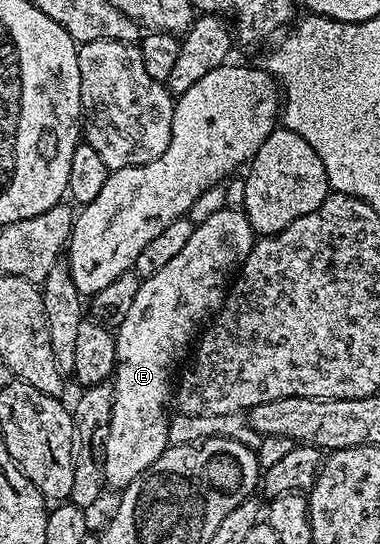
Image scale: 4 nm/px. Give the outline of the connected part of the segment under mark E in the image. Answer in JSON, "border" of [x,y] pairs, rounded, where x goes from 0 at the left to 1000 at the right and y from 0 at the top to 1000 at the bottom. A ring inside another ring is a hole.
{"border":[[[595,384],[561,392],[555,399],[545,399],[545,406],[511,415],[503,443],[492,443],[492,452],[434,493],[418,494],[418,502],[408,502],[395,513],[374,513],[371,529],[366,539],[355,539],[355,555],[347,557],[334,585],[326,586],[324,597],[303,605],[308,678],[292,704],[297,759],[271,800],[271,809],[276,807],[271,864],[279,890],[289,897],[337,895],[353,881],[363,881],[376,868],[389,866],[411,844],[434,831],[434,824],[447,820],[450,756],[442,756],[434,746],[442,741],[447,746],[450,741],[450,706],[458,702],[461,684],[479,673],[476,658],[487,651],[487,658],[500,651],[503,632],[521,621],[524,610],[592,559],[597,529],[611,522],[624,500],[634,496],[645,474],[661,465],[668,445],[671,426],[642,386]]]}

